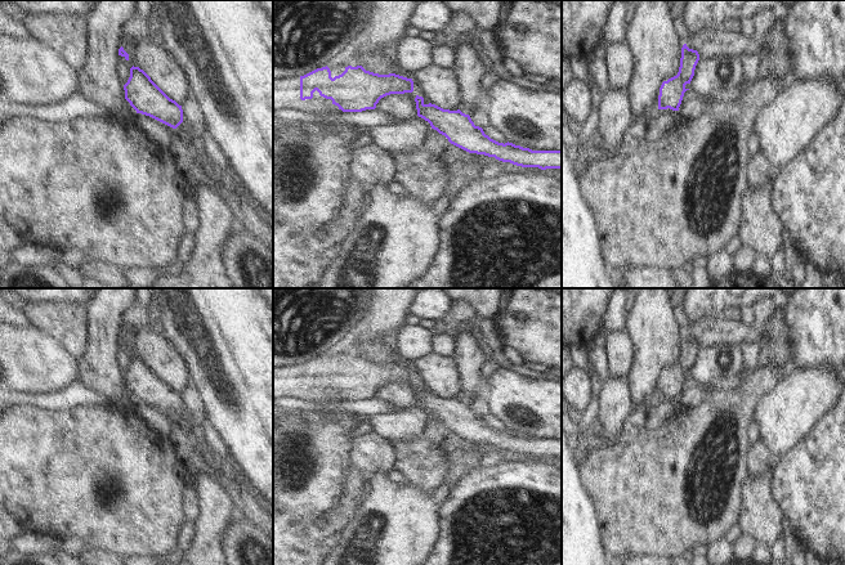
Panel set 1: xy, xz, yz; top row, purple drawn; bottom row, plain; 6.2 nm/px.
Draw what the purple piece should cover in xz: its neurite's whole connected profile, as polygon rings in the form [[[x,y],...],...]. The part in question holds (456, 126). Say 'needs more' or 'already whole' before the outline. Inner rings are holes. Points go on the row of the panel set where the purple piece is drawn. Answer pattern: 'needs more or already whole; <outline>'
already whole; [[[416,95],[417,116],[428,121],[432,129],[444,135],[448,142],[469,153],[495,157],[522,167],[560,169],[562,151],[532,151],[513,143],[498,143],[475,126],[469,115],[460,109],[443,109],[435,104],[425,104],[424,98]]]

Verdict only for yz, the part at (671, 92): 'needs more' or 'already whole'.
already whole

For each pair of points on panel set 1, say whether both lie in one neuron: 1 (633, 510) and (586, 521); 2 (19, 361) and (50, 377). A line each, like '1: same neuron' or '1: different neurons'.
1: different neurons
2: same neuron

